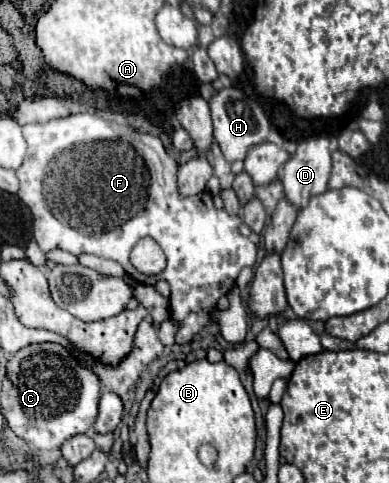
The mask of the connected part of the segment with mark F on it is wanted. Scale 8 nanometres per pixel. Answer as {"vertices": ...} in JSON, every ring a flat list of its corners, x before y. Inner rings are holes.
{"vertices":[[73,114,47,124,27,124,23,132,29,148,23,166,17,170,21,182,19,198,29,206,35,218,33,238,39,248,43,252,61,248,75,256,95,254,101,258,111,258,141,284,167,280,171,286,171,318,181,324,181,330,177,332,177,344,189,344,193,336,205,328,205,324,213,322,217,300,233,288,241,268,255,264,257,246,239,234,241,218,231,218,225,210,215,210,211,196,205,196,205,204,201,194,181,198,177,194,177,162,165,152,161,140,151,134,141,134,115,122,111,126,111,122,95,114],[145,148,151,148,153,154,159,156,161,174,155,176,155,182,145,162],[145,236,151,236,167,256,165,270,155,276,137,272,129,262,131,248]]}

